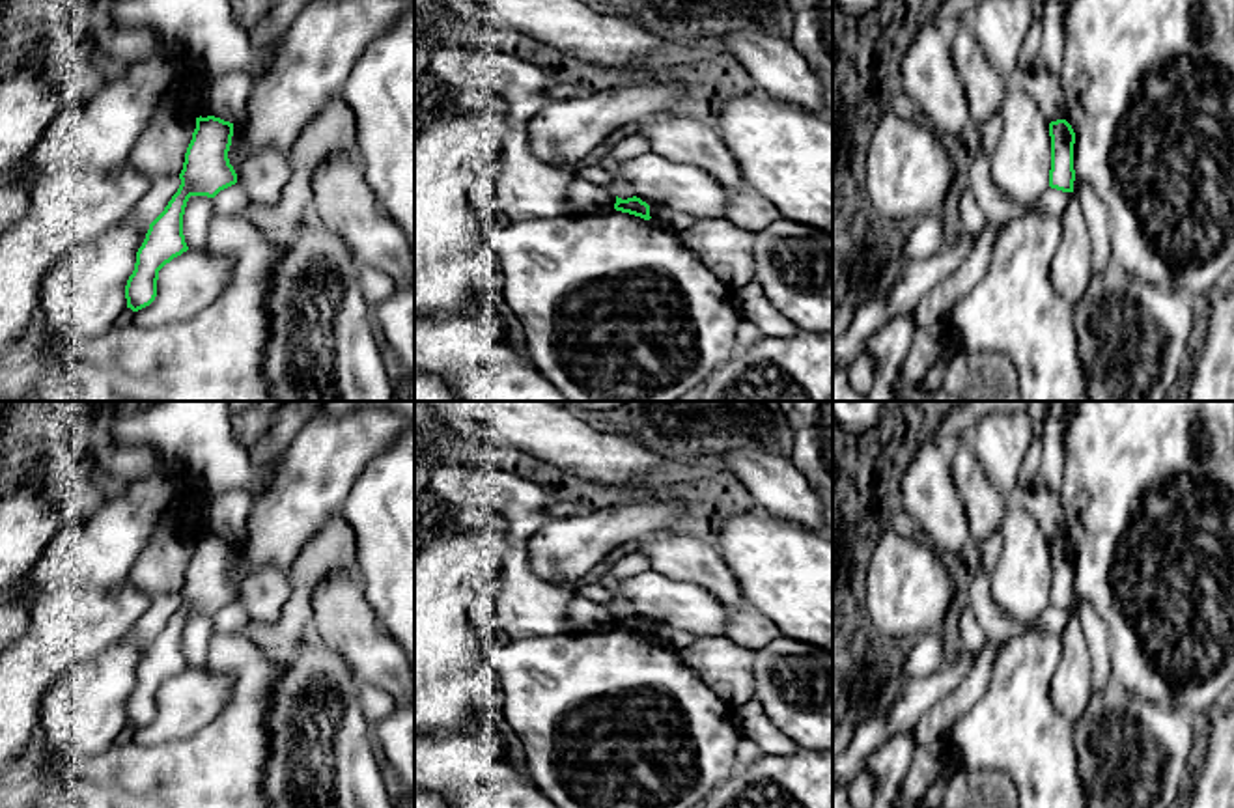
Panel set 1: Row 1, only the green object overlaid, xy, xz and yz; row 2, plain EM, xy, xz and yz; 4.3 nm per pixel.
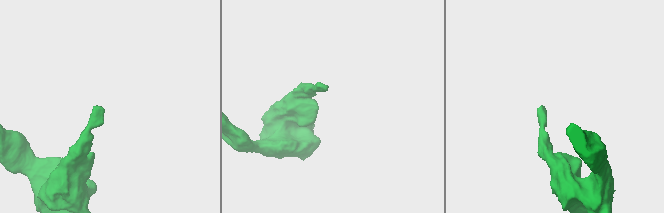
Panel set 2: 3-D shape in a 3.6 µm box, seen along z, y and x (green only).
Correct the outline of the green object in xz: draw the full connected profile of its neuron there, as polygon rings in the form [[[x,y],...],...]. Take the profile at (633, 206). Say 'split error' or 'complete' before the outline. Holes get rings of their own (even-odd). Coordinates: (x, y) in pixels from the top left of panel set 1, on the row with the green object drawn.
complete; [[[616,196],[614,209],[622,211],[622,213],[635,215],[635,216],[640,216],[644,220],[652,218],[650,216],[650,205],[637,196],[627,198],[627,200],[622,200],[622,198]]]

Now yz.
complete; [[[1066,119],[1049,123],[1051,136],[1051,170],[1049,187],[1073,192],[1075,170],[1073,170],[1073,144],[1075,132]]]

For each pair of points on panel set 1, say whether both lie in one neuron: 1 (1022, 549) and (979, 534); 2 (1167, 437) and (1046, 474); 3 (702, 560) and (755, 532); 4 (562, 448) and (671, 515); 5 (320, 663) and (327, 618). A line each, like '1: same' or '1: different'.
1: different
2: different
3: different
4: different
5: different

